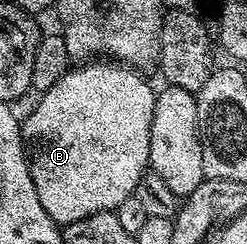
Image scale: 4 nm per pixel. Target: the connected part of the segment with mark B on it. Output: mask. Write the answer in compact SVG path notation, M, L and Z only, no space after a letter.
M89 60L84 64L78 65L78 68L70 68L54 86L40 95L37 107L33 110L33 115L29 119L24 119L23 134L31 147L31 169L33 171L33 183L39 192L39 200L51 216L51 220L60 224L62 227L70 226L72 222L83 220L92 214L104 214L106 212L116 211L123 200L134 197L137 193L139 180L150 169L149 165L149 137L151 136L151 116L155 108L155 90L149 87L143 79L140 78L136 69L130 68L122 63L112 60Z

